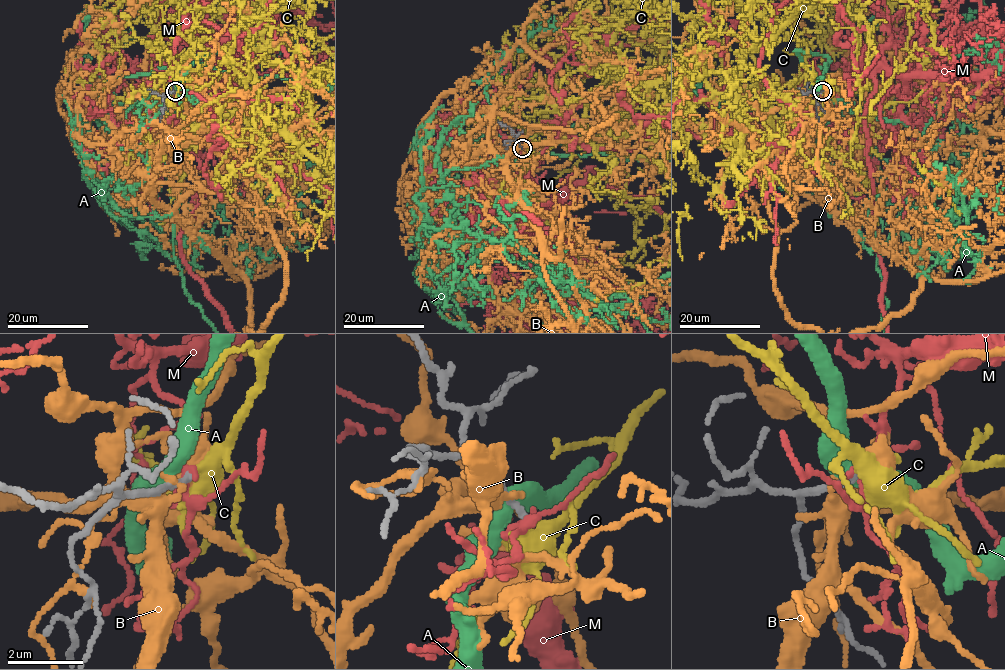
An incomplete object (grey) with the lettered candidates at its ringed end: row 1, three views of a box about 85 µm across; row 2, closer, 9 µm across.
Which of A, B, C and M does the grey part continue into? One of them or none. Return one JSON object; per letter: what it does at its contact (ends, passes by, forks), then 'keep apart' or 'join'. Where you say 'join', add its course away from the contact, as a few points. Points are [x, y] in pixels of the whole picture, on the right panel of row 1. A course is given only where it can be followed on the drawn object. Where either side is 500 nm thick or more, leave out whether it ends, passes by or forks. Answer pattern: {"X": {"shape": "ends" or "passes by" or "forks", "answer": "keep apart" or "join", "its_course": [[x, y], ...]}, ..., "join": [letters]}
{"A": {"shape": "passes by", "answer": "keep apart"}, "B": {"shape": "forks", "answer": "keep apart"}, "C": {"shape": "forks", "answer": "join"}, "M": {"shape": "forks", "answer": "keep apart"}, "join": ["C"]}

